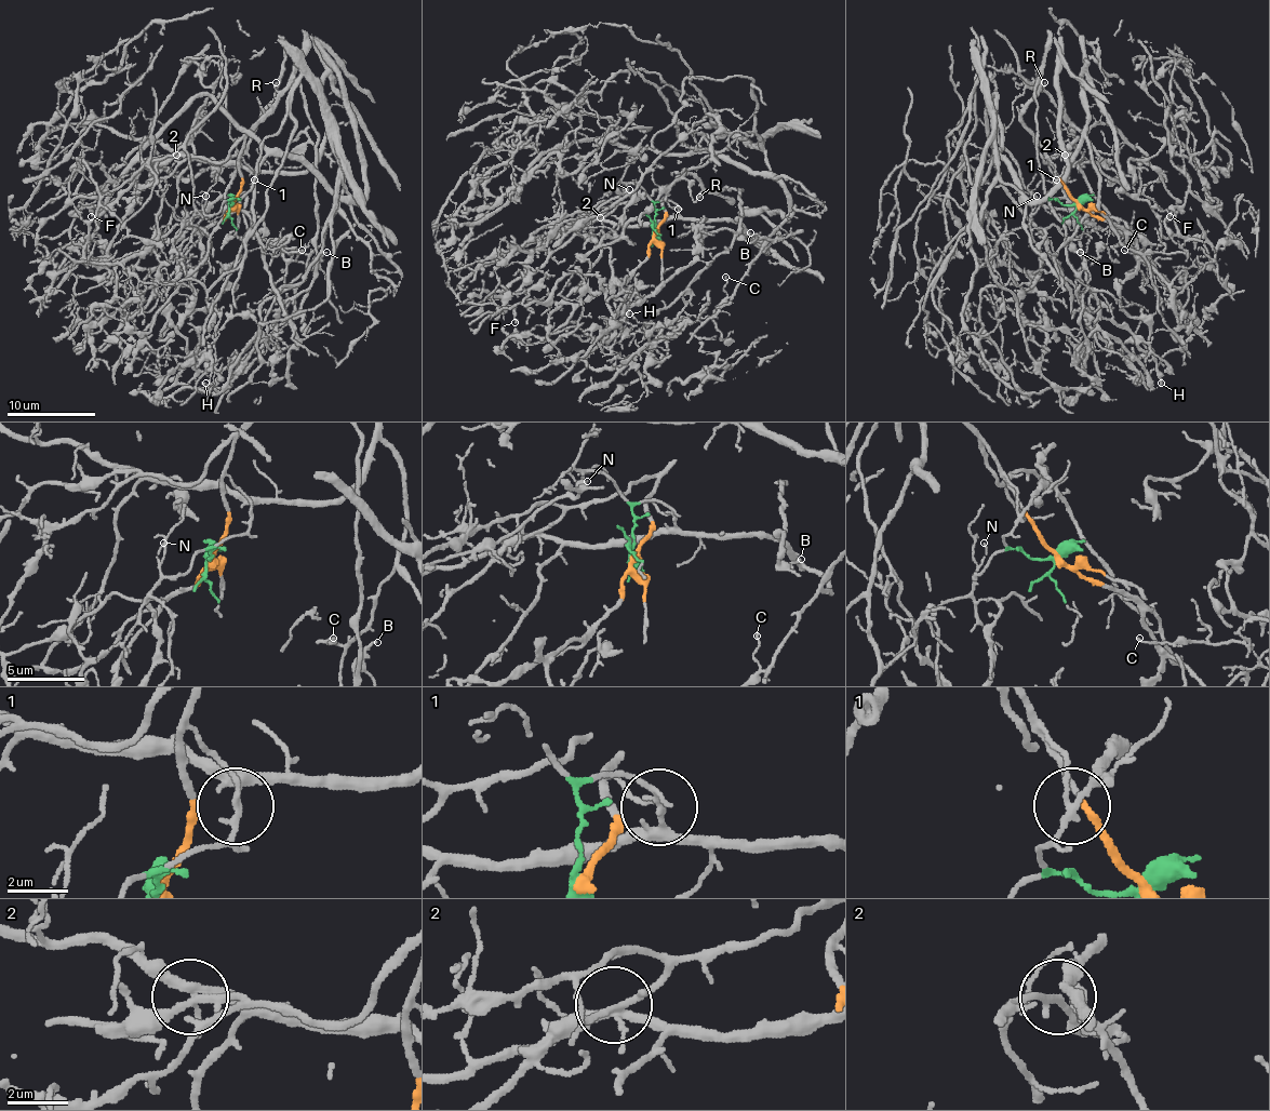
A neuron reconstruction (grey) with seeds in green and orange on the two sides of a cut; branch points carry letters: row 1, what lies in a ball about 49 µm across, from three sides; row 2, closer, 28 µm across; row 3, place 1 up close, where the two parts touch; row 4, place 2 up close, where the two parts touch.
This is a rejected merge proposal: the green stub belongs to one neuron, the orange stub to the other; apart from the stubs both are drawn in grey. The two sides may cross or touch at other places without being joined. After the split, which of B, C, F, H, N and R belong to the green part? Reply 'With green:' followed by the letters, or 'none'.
With green: C, N

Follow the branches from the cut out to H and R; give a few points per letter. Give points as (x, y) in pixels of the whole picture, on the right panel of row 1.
H: (1078, 203), (1023, 121), (1040, 81), (1038, 168), (1065, 229), (1082, 309), (1155, 389), (1162, 383)
R: (1078, 203), (1042, 146), (1023, 121), (1023, 110), (1044, 81)

